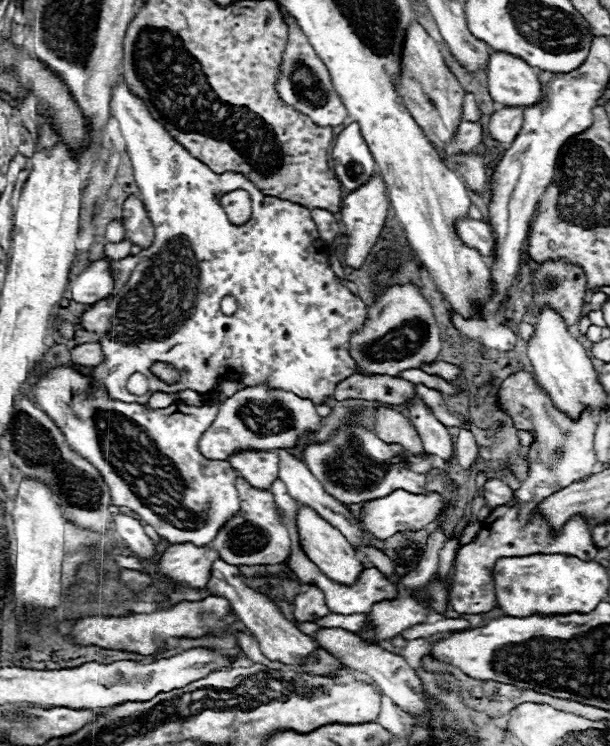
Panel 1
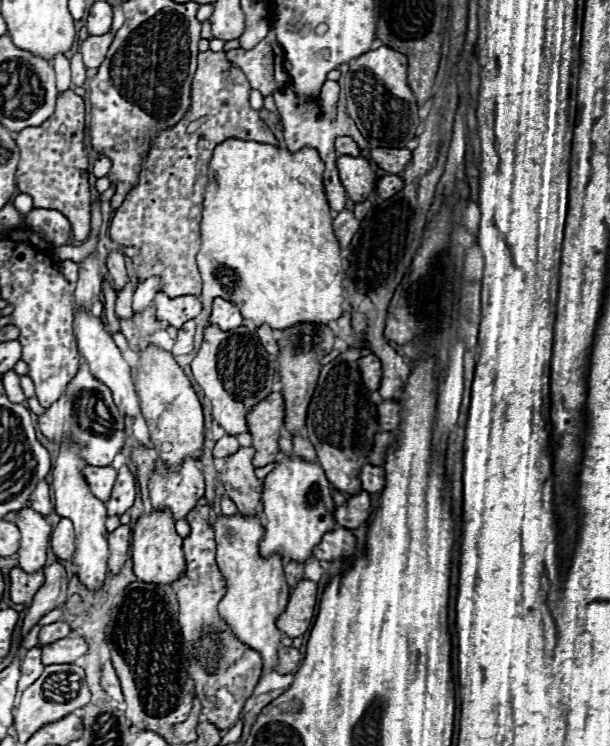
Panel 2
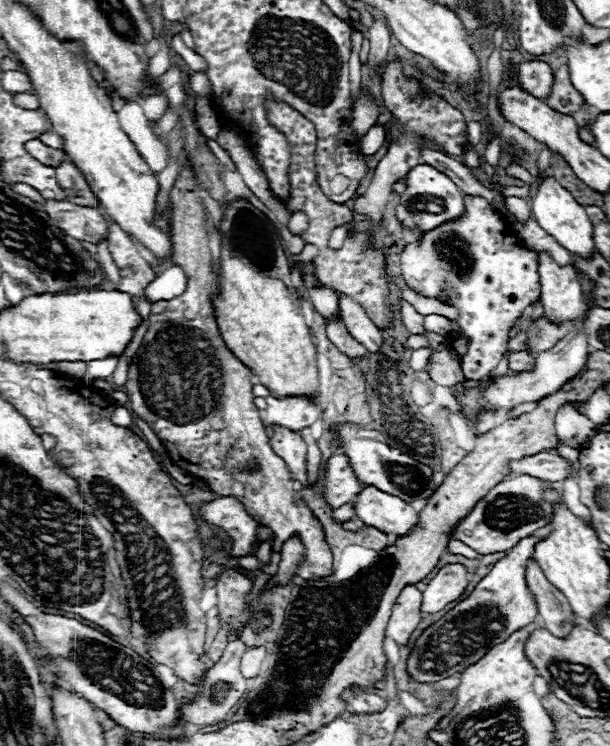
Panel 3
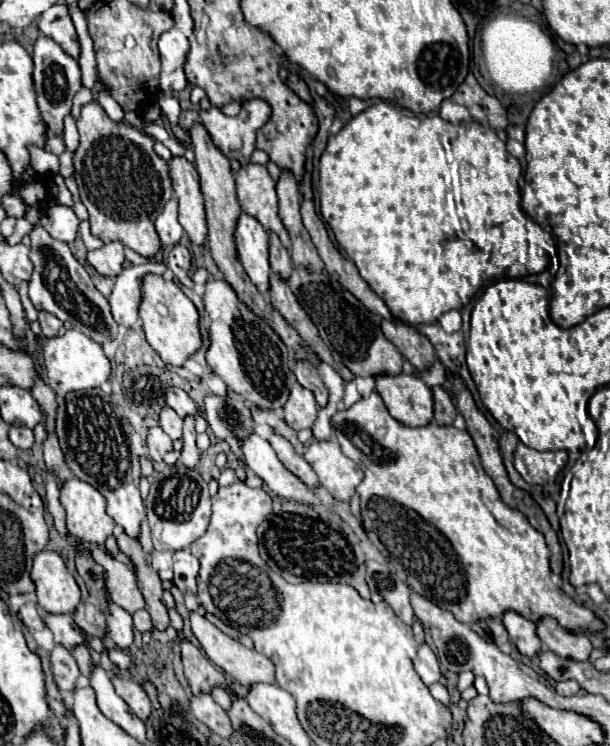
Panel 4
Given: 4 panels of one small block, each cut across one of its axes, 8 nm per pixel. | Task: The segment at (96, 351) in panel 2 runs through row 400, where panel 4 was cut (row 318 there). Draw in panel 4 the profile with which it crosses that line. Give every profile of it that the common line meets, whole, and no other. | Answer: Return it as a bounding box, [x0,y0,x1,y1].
[110,262,166,328]

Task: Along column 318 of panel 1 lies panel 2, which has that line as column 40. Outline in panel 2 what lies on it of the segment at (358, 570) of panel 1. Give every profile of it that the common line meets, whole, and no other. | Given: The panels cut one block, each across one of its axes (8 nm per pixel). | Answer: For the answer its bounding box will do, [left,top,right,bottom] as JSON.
[16,508,52,574]

